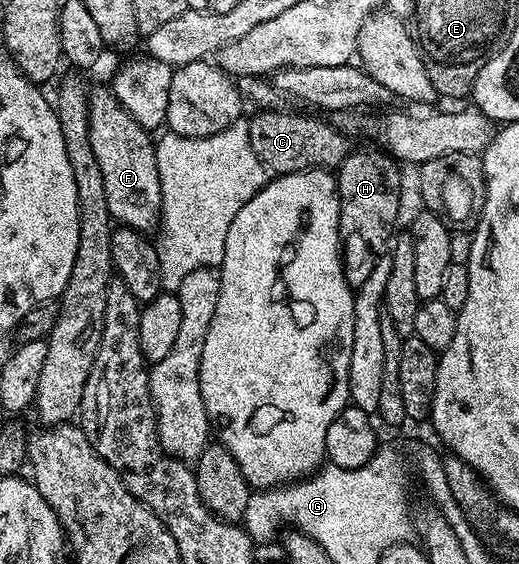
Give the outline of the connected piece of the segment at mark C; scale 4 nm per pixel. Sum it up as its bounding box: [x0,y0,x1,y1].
[248,110,350,174]

